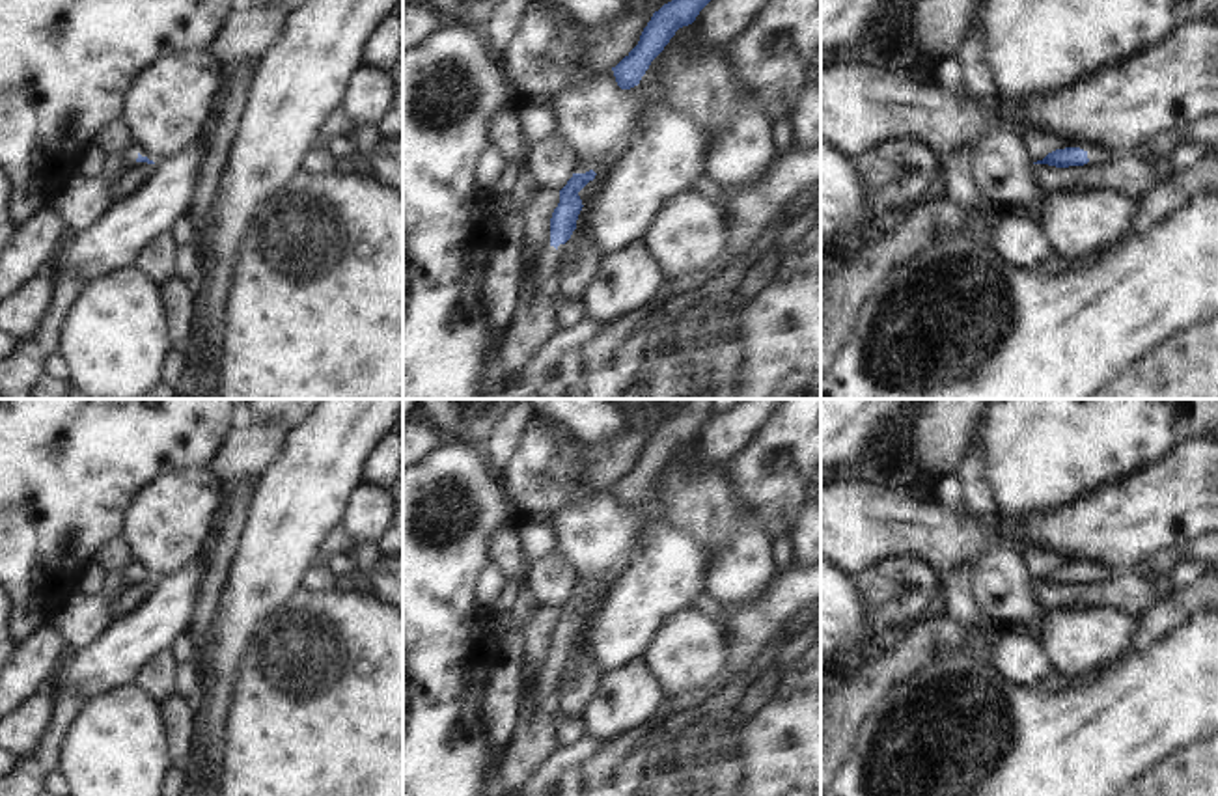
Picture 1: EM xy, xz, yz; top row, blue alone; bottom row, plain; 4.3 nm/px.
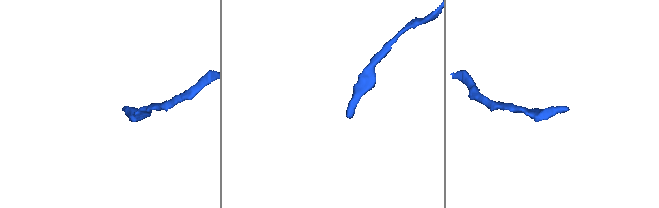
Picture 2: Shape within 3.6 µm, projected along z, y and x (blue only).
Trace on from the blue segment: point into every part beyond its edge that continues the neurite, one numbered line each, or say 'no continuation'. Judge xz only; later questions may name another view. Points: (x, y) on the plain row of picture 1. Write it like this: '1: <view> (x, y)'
1: xz (543, 690)

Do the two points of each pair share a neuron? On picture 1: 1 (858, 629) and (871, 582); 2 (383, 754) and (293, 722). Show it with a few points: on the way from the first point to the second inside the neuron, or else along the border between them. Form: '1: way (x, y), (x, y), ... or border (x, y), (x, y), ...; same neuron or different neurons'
1: border (853, 576), (871, 632), (879, 640), (894, 636); different neurons
2: way (360, 742), (340, 722), (316, 722); same neuron

